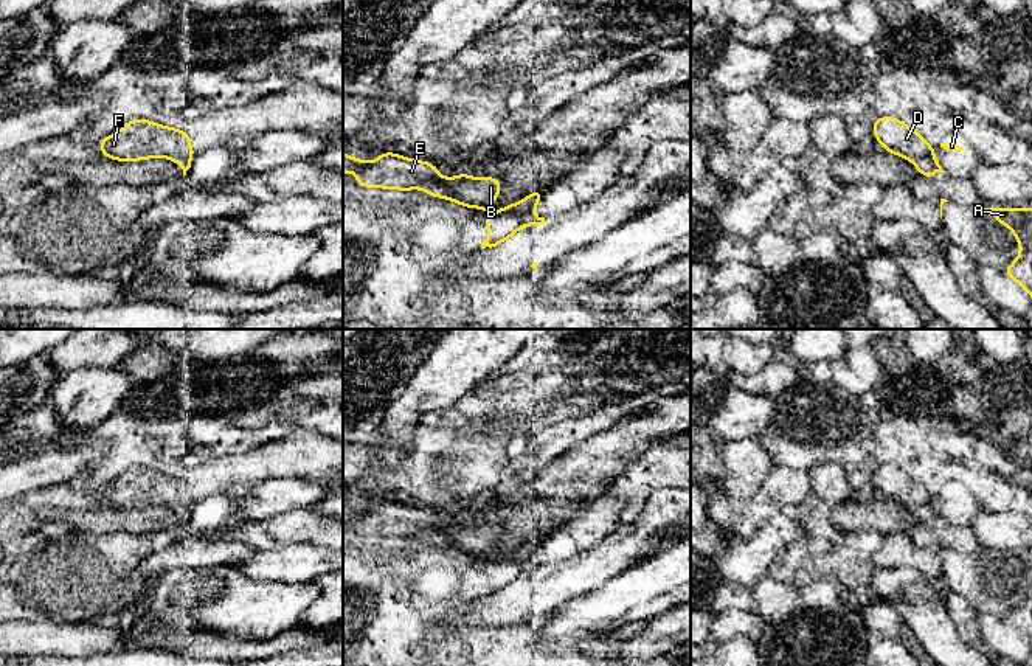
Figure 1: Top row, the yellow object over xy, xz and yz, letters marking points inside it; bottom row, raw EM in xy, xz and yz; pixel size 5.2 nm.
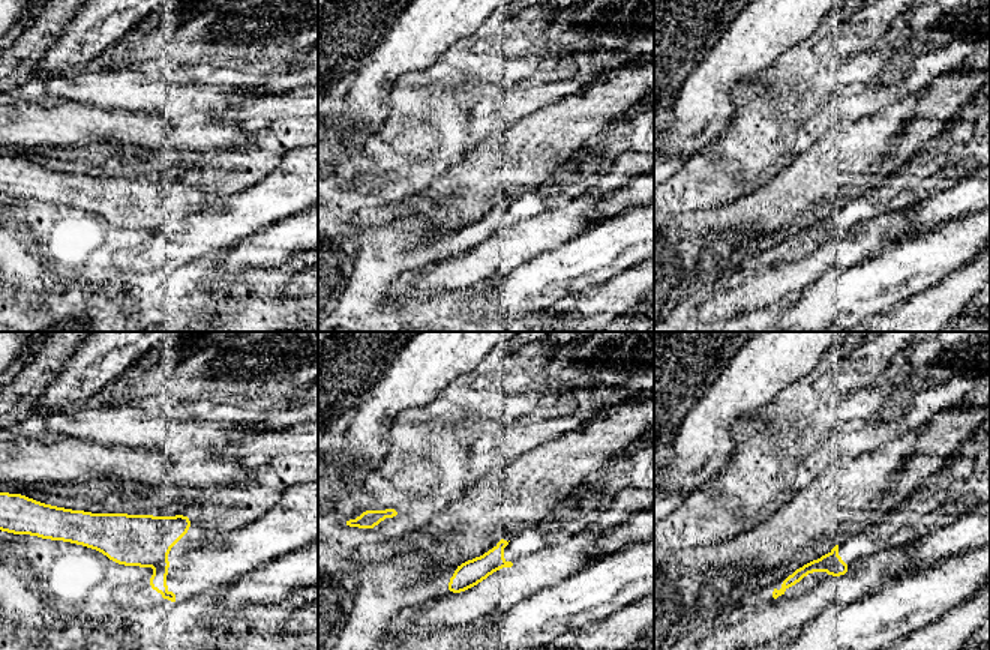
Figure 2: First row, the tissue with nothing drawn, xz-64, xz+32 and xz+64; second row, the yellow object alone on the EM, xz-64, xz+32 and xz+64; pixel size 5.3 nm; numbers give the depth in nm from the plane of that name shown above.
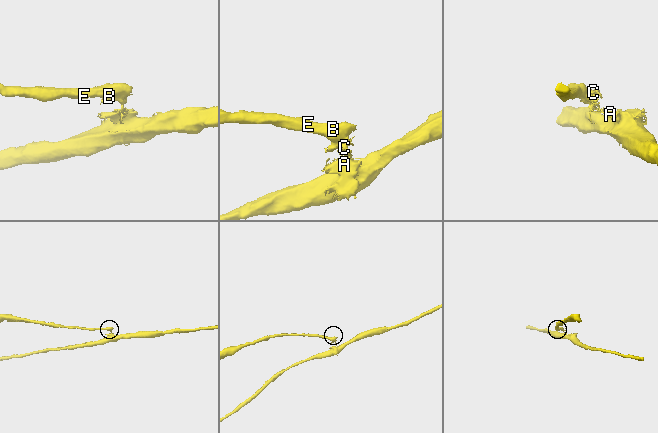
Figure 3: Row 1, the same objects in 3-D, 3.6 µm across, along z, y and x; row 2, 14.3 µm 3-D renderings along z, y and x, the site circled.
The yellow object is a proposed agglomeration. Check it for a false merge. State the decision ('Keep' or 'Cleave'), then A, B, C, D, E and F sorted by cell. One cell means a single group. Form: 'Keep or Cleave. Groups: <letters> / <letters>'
Cleave. Groups: A C / B D E F

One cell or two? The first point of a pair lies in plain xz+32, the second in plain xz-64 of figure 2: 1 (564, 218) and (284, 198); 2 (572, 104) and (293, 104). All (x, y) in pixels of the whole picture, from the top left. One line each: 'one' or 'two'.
1: one
2: two

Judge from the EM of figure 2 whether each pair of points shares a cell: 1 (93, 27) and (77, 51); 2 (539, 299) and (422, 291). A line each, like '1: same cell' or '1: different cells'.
1: same cell
2: different cells

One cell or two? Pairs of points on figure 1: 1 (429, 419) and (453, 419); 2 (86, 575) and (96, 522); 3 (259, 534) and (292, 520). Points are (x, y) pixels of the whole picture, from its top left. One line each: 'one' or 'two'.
1: one
2: two
3: one

